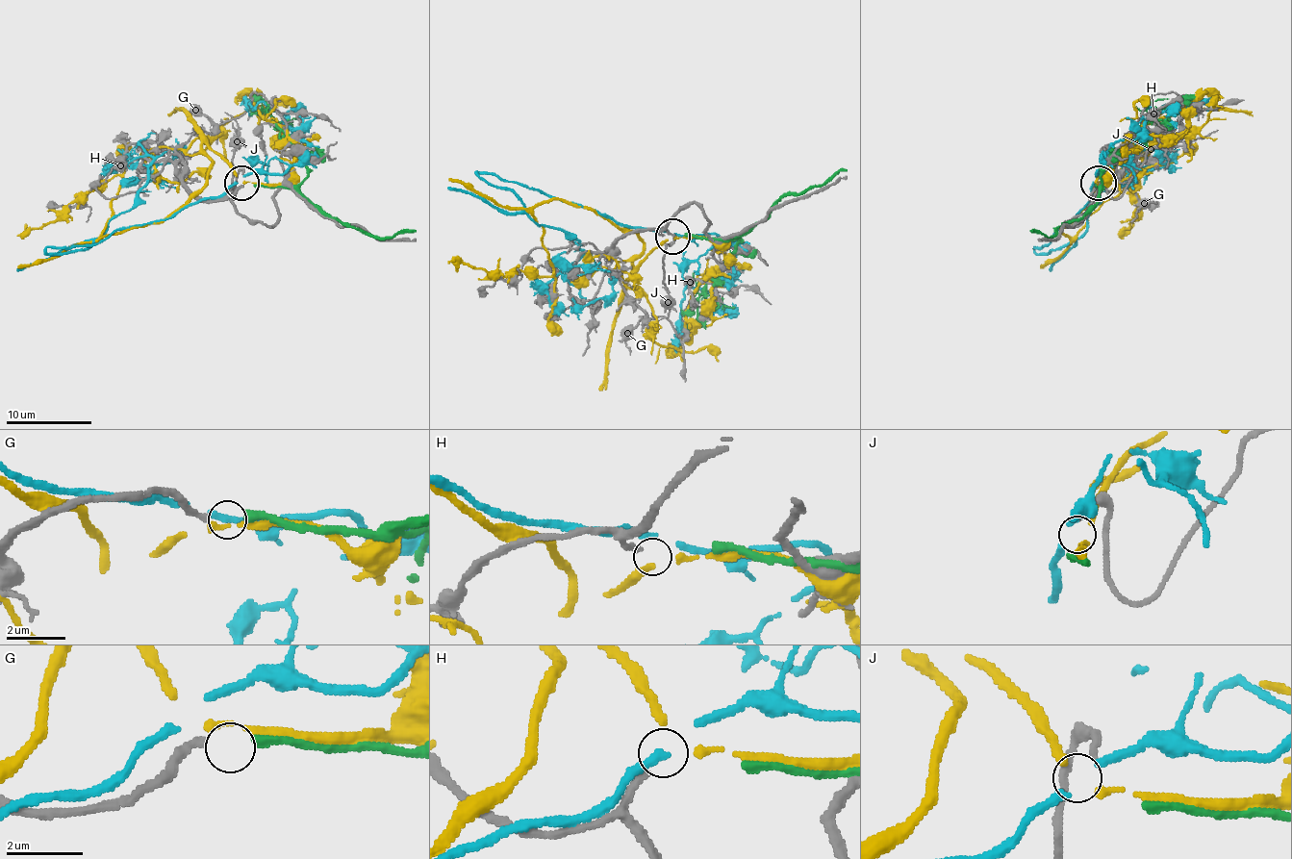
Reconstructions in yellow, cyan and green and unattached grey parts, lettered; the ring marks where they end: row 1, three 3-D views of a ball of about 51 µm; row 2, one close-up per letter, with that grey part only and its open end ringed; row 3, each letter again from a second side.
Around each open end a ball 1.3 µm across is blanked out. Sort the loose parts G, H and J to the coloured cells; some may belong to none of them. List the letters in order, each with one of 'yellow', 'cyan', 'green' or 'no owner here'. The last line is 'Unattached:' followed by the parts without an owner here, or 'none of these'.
G: no owner here
H: no owner here
J: cyan
Unattached: G, H

